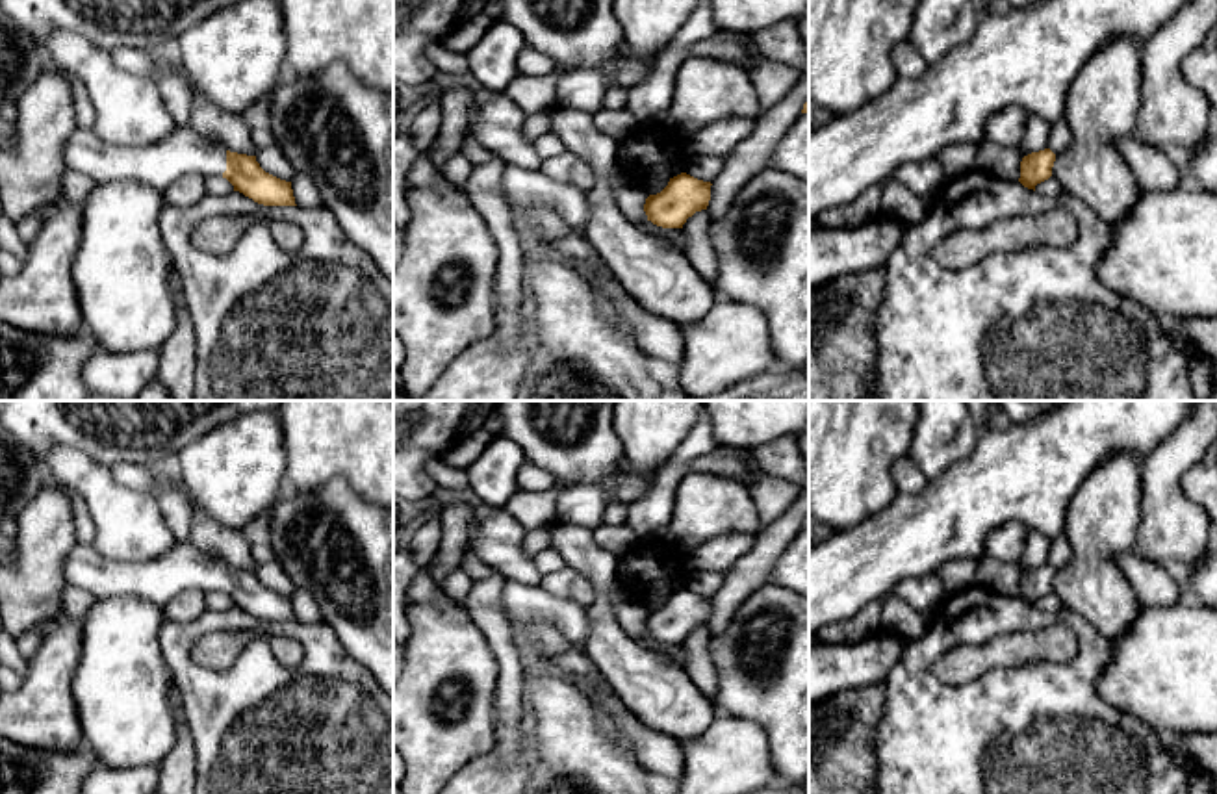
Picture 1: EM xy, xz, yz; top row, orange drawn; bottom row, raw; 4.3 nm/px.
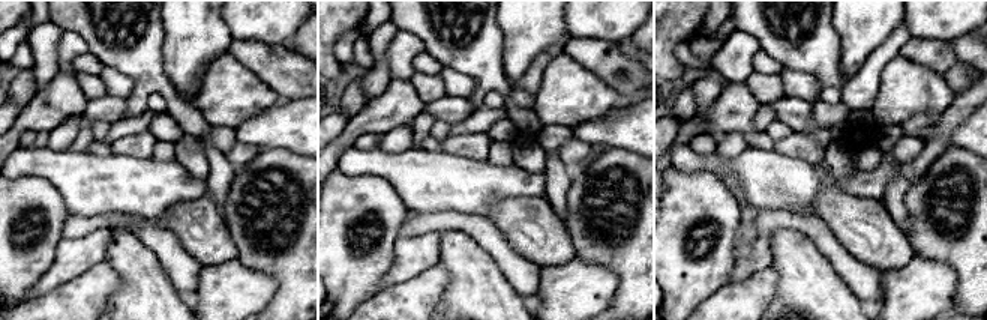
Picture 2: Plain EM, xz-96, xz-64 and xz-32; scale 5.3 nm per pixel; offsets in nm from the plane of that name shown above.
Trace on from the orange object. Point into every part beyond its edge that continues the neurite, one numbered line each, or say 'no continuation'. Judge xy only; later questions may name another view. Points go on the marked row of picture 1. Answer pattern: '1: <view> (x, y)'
1: xy (182, 153)

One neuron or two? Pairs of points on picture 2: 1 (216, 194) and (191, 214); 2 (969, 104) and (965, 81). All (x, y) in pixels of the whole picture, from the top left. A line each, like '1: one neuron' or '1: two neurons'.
1: two neurons
2: two neurons

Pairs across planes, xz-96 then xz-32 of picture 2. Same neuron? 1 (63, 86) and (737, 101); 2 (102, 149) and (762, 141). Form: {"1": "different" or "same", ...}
{"1": "same", "2": "same"}

